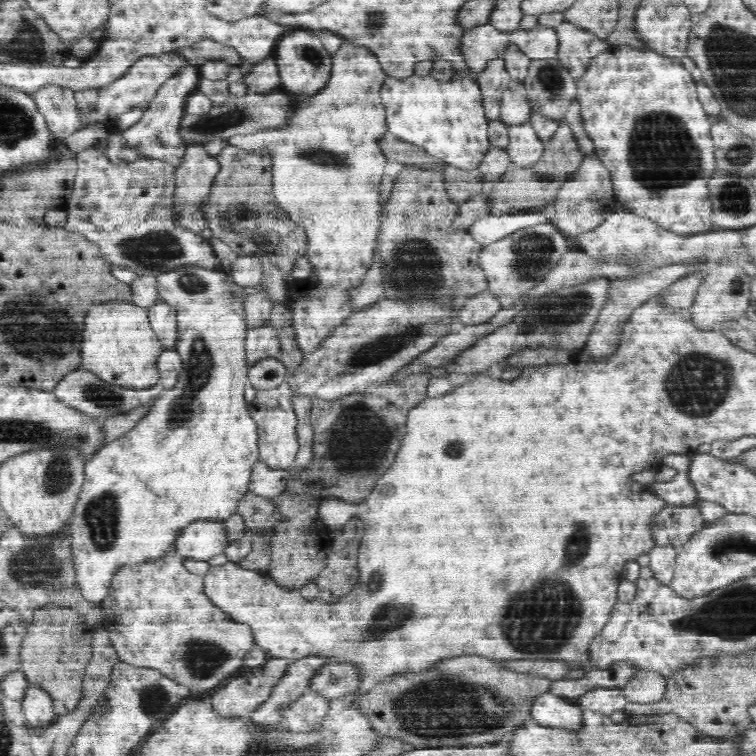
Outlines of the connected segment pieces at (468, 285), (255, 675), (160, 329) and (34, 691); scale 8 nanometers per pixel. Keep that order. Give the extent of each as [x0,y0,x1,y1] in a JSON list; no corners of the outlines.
[[373,167,486,323],[212,657,290,716],[149,300,178,349],[21,682,56,729]]

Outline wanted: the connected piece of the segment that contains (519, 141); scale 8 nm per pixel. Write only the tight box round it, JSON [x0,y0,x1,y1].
[507,120,545,166]

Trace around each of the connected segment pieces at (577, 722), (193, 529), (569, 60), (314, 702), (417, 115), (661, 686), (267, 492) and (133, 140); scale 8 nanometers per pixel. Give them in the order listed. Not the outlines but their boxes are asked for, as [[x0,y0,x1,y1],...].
[[531,692,588,734],[173,520,229,561],[556,20,610,78],[281,691,328,732],[380,73,490,170],[622,669,666,706],[249,460,289,499],[121,64,200,167]]

